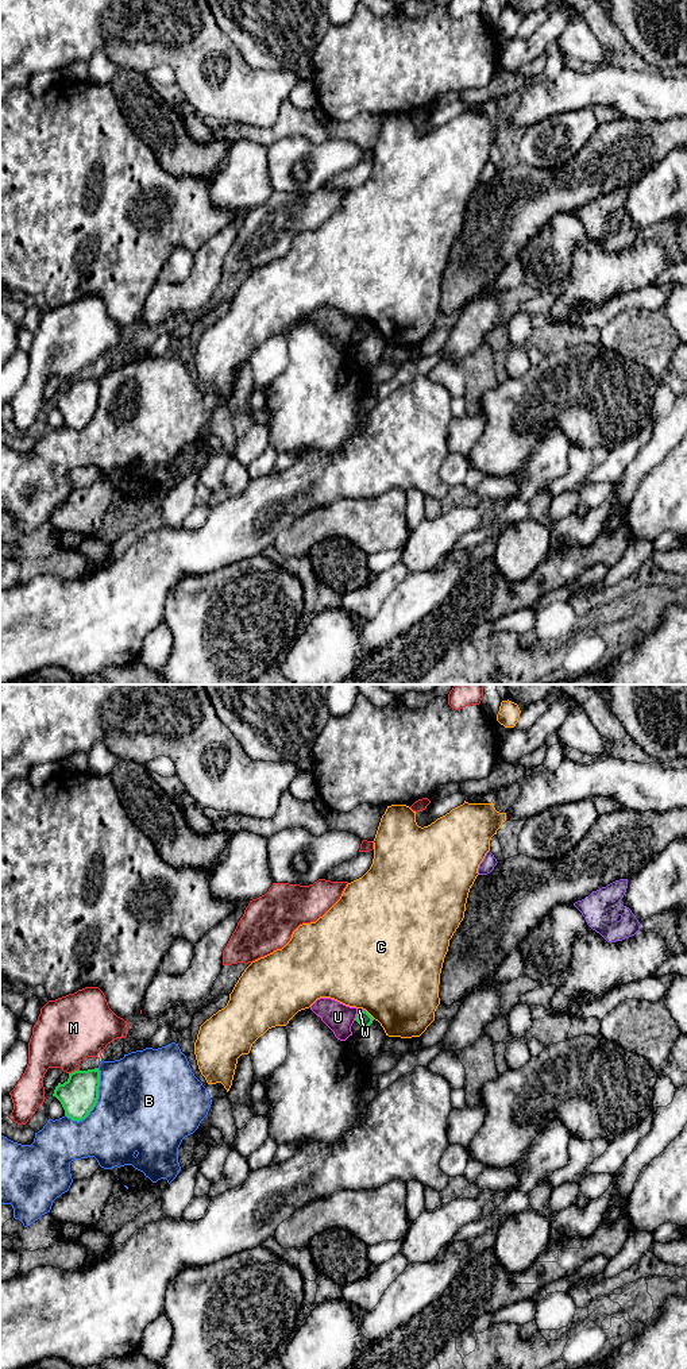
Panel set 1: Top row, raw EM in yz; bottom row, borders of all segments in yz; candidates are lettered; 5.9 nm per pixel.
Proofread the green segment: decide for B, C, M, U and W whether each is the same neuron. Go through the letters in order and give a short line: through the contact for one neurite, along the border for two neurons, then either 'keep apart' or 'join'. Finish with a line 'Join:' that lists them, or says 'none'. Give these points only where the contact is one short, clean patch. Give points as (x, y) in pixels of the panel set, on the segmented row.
B: keep apart
C: keep apart
M: keep apart
U: yz (358, 1013), (354, 1019) | keep apart
W: yz (365, 1010), (358, 1013) | keep apart
Join: none

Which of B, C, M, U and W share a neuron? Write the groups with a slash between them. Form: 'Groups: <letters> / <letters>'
Groups: B / C / M / U W

